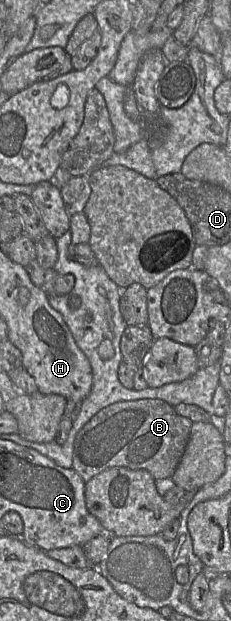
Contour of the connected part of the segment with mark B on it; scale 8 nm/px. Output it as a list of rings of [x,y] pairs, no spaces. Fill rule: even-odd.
[[[142,399],[114,403],[95,414],[77,433],[74,441],[73,465],[84,482],[104,470],[124,467],[146,470],[155,480],[172,478],[188,445],[193,422],[179,415],[175,408],[161,399]]]

